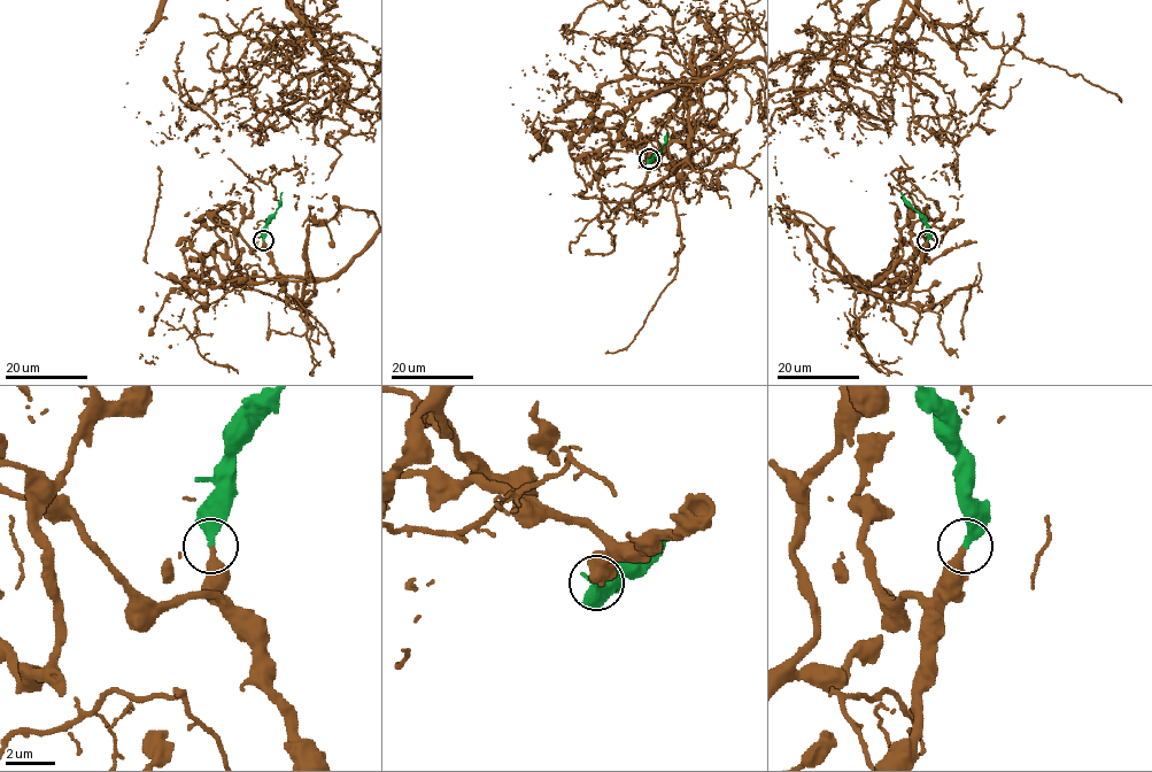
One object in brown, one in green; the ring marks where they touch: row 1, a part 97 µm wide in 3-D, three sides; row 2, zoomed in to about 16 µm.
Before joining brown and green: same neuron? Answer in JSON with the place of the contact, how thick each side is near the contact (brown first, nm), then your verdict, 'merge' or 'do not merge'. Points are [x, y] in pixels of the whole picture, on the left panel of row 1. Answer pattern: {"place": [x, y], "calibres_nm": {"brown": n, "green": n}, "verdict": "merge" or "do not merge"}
{"place": [263, 240], "calibres_nm": {"brown": 340, "green": 420}, "verdict": "merge"}

